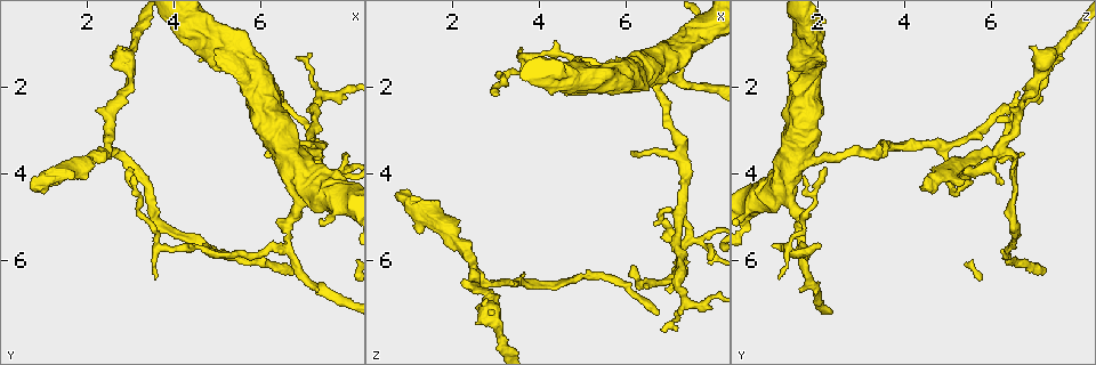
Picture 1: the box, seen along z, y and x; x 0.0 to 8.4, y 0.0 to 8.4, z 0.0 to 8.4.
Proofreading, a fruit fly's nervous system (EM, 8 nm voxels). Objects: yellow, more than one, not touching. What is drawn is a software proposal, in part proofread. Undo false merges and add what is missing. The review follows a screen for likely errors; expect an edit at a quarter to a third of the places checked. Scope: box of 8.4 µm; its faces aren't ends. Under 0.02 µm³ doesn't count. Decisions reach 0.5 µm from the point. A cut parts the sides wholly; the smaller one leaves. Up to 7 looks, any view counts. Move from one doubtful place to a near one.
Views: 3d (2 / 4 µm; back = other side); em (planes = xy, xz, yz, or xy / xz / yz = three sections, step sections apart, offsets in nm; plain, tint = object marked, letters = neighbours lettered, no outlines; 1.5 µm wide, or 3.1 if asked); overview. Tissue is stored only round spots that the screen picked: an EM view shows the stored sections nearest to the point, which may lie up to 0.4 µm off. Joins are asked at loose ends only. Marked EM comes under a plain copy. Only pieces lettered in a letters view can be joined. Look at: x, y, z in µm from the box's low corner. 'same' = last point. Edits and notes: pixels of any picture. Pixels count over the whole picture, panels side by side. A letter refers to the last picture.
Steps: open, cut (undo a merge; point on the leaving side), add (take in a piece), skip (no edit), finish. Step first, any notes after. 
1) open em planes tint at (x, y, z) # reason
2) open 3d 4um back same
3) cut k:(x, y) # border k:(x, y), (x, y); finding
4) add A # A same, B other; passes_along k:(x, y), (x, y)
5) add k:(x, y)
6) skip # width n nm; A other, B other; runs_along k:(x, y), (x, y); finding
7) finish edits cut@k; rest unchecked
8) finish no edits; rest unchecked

open em xy step 8 letters at (0.75, 4.20, 4.45)

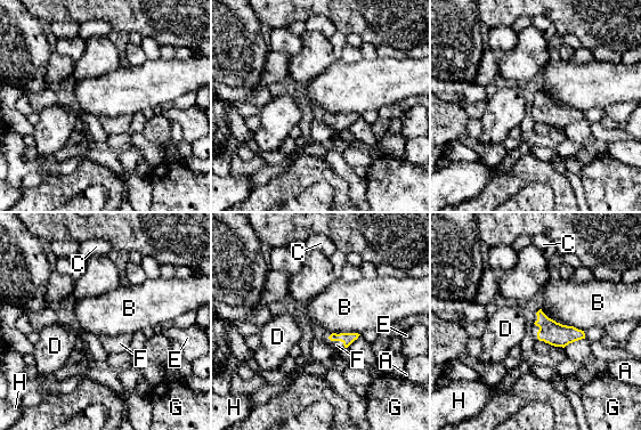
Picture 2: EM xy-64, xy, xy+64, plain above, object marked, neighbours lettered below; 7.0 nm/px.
add F # A other, B other, C other, D other, E other, F same, G other, H other; passes_along 2:(346, 338), (337, 340), (337, 345); the neuron continues

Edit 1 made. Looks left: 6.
open overview

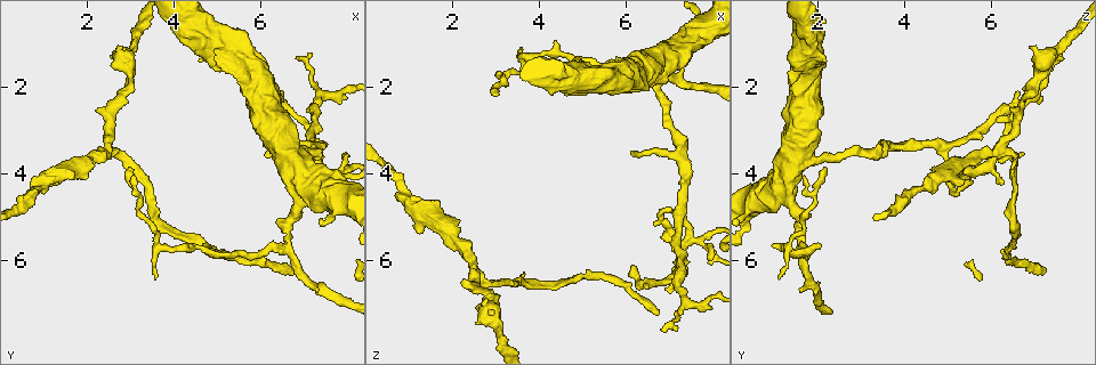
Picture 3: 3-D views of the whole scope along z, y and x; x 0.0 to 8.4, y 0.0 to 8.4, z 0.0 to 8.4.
open 3d 2um at (6.55, 5.55, 1.65) # a fork

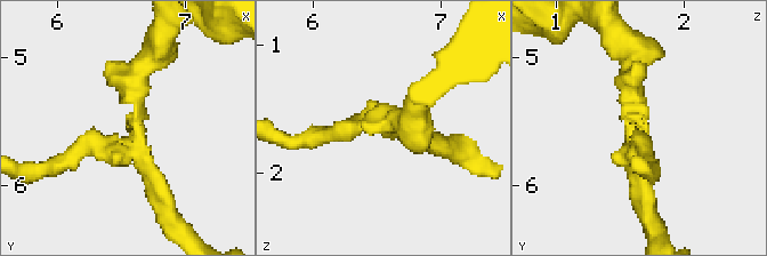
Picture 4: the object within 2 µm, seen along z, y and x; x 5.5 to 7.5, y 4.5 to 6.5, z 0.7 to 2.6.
open em planes letters at (6.62, 5.60, 1.66) # arms 3

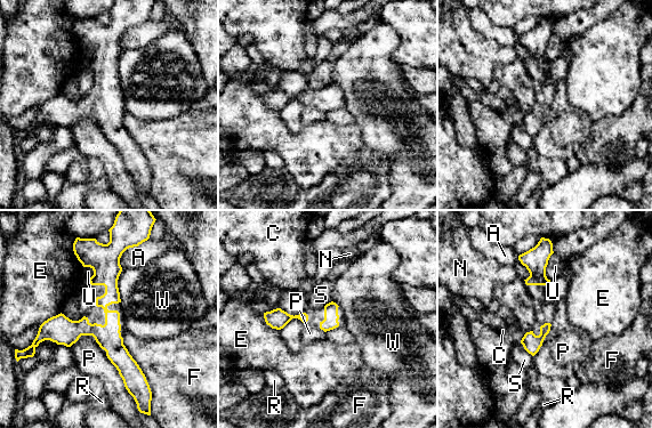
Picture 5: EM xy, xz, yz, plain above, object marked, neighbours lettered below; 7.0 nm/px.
skip # width 70 nm; A other, C other, E other, F other, N other, P other, R other, S other, U other, W other; border 5:(105, 355), (131, 396); all the same neuron

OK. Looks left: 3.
open em planes letters at (7.85, 3.55, 5.90) # an open end

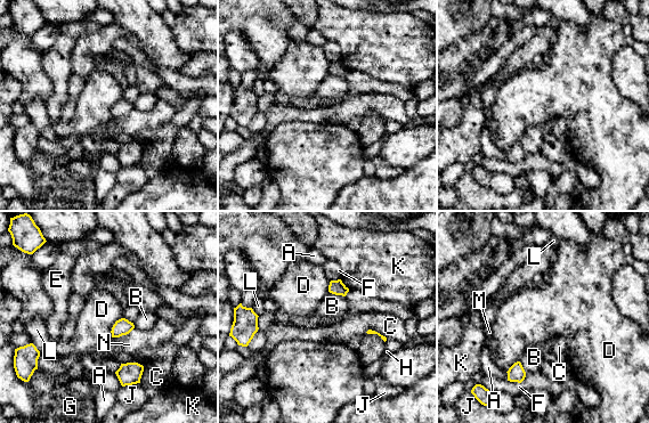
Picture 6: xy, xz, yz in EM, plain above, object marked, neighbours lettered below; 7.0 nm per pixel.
skip # width 120 nm; A other, B other, C other, D other, E other, F other, G other, H other, J other, K other, L other, M other, N other; border 6:(122, 317), (113, 325), (111, 336); no lettered piece goes on from it

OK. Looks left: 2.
finish edits add@2; rest unchecked

